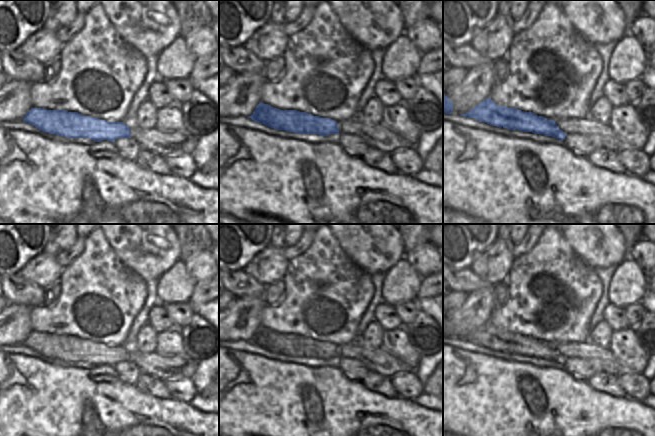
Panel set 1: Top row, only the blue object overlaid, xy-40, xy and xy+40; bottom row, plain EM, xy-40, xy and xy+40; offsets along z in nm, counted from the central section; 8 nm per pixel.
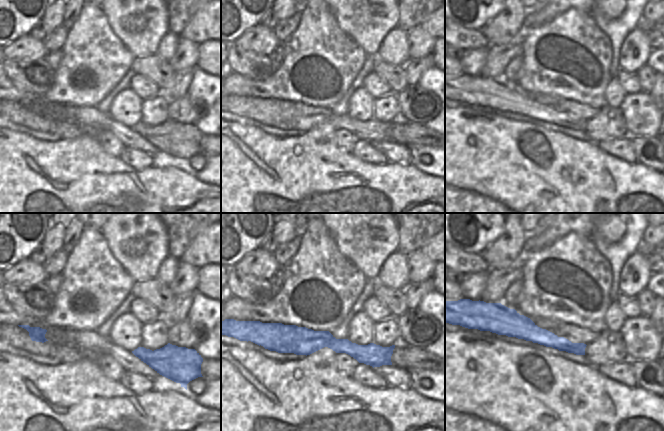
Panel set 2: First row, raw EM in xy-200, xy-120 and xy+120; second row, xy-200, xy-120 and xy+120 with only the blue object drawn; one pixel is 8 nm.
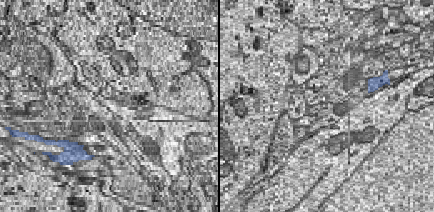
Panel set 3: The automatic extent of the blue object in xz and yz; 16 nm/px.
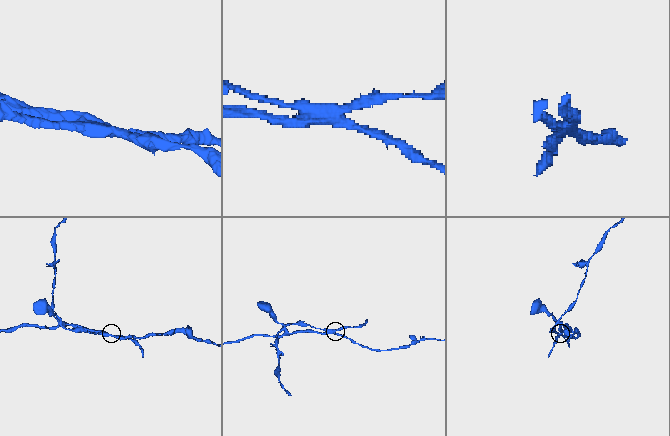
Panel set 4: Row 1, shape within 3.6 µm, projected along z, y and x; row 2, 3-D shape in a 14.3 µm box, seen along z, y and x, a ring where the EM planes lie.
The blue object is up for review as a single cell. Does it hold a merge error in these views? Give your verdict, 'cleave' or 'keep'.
cleave

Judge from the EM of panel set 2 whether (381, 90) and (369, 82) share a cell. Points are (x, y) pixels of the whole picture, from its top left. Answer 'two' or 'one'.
one

